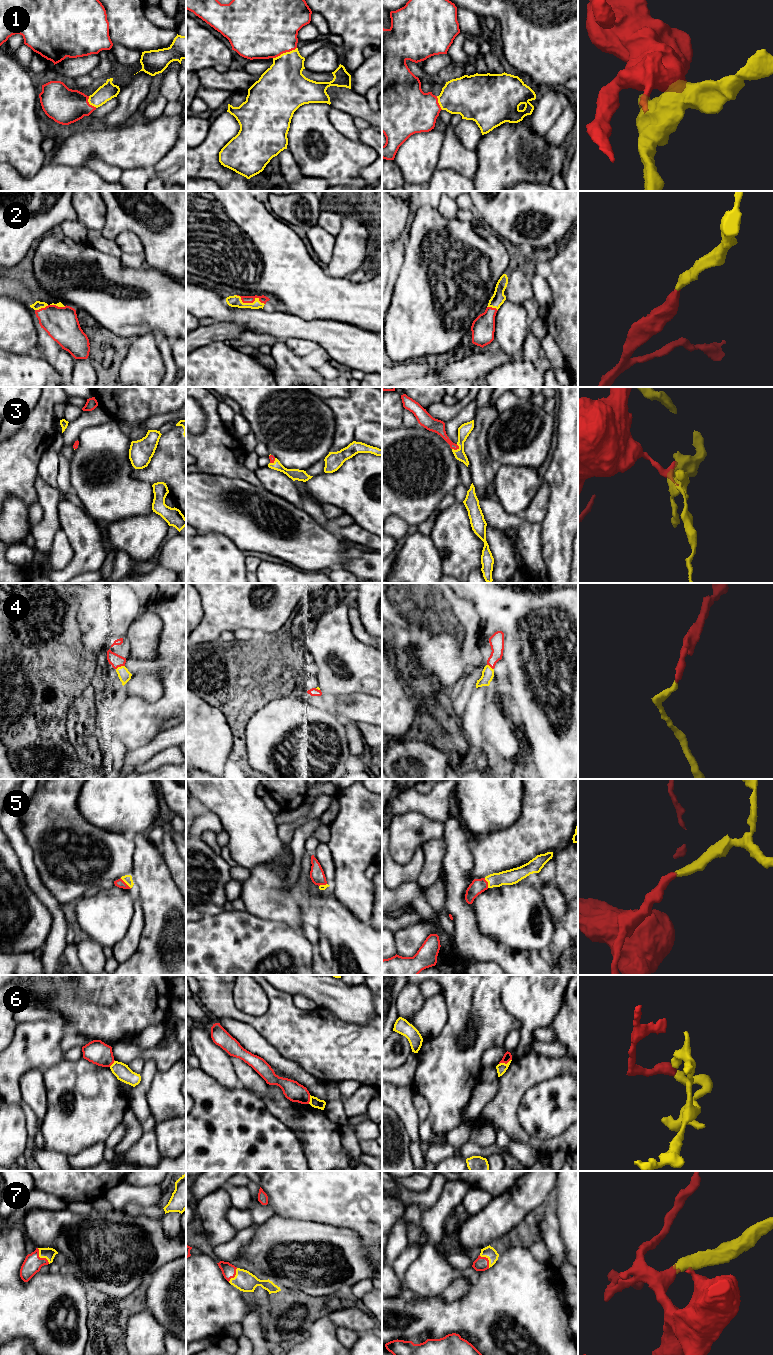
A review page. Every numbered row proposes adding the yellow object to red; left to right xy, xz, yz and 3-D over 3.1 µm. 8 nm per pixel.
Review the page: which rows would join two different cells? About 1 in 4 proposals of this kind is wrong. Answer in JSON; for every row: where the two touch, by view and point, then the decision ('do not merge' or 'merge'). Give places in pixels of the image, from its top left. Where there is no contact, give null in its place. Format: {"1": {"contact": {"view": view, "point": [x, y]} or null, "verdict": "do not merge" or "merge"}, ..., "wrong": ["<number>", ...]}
{"1": {"contact": {"view": "xz", "point": [284, 52]}, "verdict": "merge"}, "2": {"contact": {"view": "xz", "point": [249, 302]}, "verdict": "merge"}, "3": {"contact": {"view": "yz", "point": [455, 449]}, "verdict": "merge"}, "4": {"contact": {"view": "xy", "point": [120, 666]}, "verdict": "merge"}, "5": {"contact": {"view": "xy", "point": [125, 883]}, "verdict": "merge"}, "6": {"contact": {"view": "yz", "point": [505, 1063]}, "verdict": "do not merge"}, "7": {"contact": {"view": "xy", "point": [41, 1258]}, "verdict": "merge"}, "wrong": ["6"]}

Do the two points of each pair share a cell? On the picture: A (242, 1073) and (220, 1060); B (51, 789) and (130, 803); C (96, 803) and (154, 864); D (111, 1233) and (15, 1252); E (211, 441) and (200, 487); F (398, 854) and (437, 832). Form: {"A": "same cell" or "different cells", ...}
{"A": "different cells", "B": "different cells", "C": "different cells", "D": "different cells", "E": "different cells", "F": "same cell"}

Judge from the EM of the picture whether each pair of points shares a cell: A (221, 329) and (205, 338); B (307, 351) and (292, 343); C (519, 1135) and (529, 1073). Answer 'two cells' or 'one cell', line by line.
A: one cell
B: one cell
C: one cell

